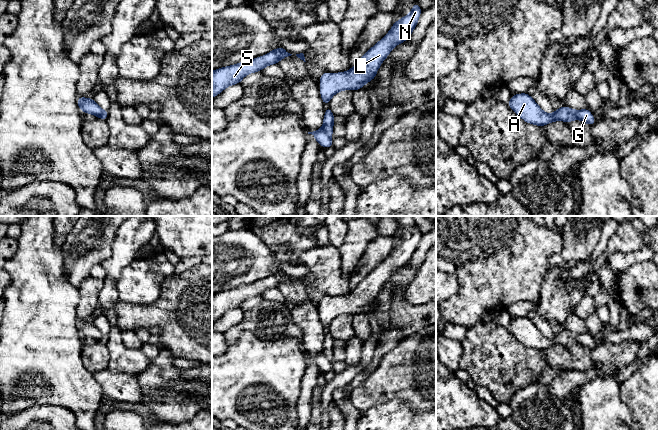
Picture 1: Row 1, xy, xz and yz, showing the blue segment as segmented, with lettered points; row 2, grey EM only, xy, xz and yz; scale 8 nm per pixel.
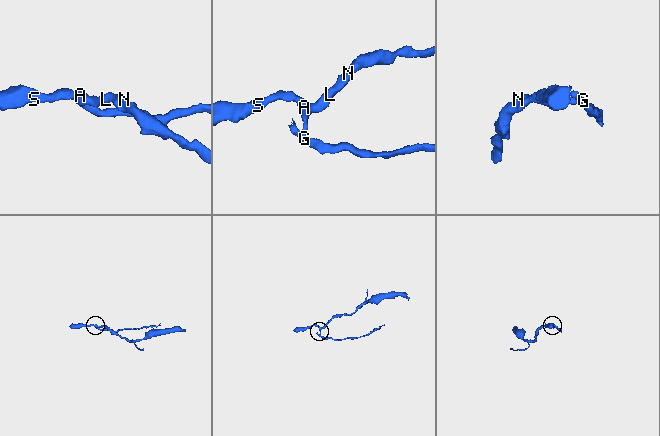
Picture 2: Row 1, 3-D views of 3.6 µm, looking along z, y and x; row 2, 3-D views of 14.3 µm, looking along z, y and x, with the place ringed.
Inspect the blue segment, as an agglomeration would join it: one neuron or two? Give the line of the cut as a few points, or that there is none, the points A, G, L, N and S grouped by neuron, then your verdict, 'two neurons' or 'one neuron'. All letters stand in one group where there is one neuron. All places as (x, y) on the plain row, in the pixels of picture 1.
cut in xz along (322, 351), (331, 361); A L N S / G; two neurons

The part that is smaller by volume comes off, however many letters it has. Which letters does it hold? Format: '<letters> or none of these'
G

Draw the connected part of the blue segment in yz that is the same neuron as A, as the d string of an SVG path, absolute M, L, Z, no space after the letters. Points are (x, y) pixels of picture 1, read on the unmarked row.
M528 317L513 318L507 329L526 347L543 351L554 345L569 346L578 343L570 331L559 331L552 338L544 336Z

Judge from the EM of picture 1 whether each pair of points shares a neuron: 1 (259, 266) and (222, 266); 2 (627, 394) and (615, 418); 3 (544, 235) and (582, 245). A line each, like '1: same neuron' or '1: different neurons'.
1: same neuron
2: different neurons
3: different neurons

